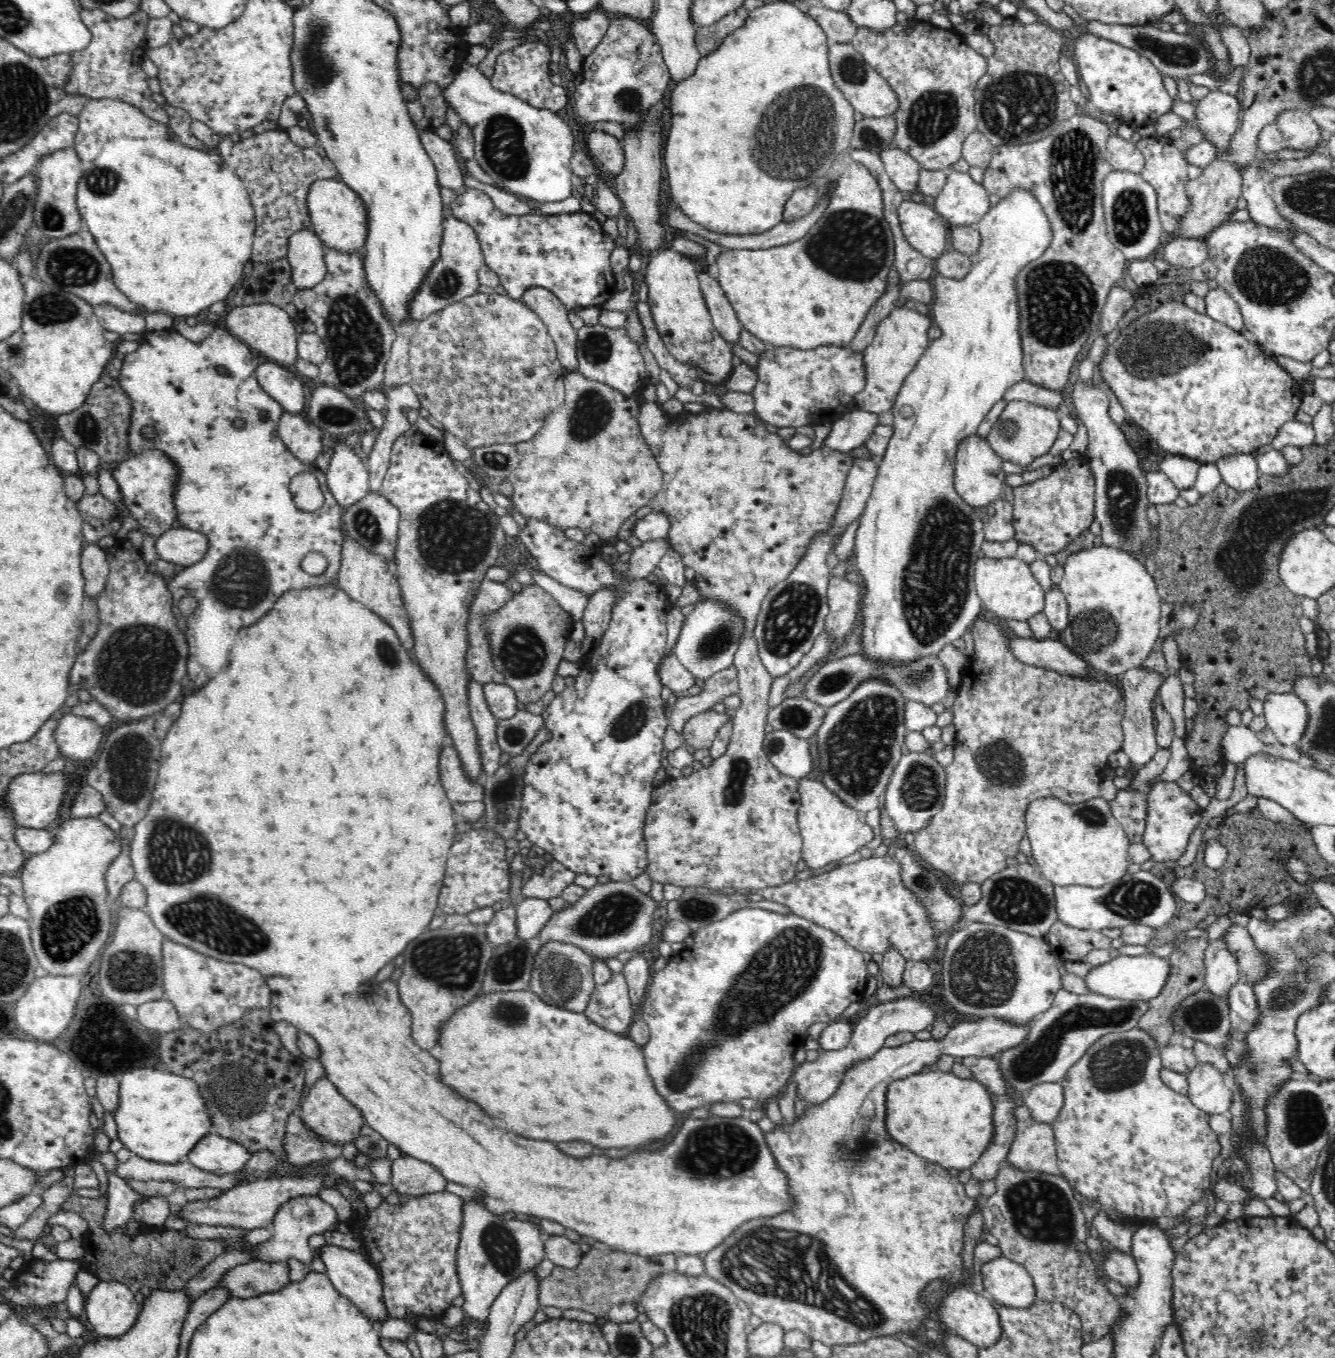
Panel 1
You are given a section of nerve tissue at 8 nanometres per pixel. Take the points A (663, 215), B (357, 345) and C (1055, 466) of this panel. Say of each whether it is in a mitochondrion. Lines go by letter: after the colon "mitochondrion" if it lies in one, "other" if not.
A: other
B: mitochondrion
C: other

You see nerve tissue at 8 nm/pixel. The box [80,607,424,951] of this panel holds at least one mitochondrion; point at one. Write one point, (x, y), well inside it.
(138, 665)

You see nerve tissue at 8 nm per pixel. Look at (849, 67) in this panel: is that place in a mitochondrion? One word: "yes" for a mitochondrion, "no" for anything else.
yes

